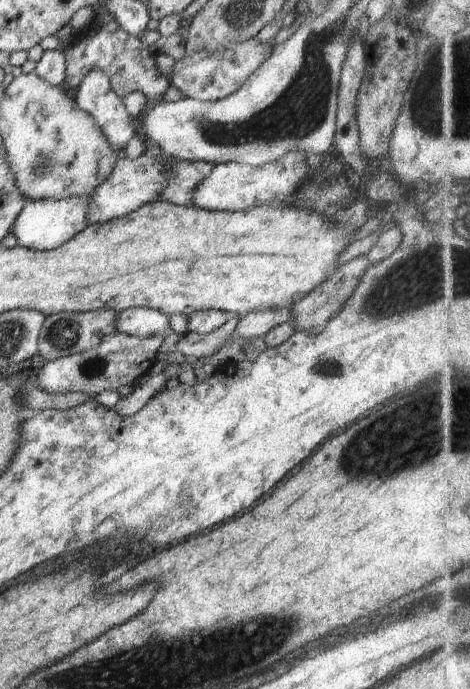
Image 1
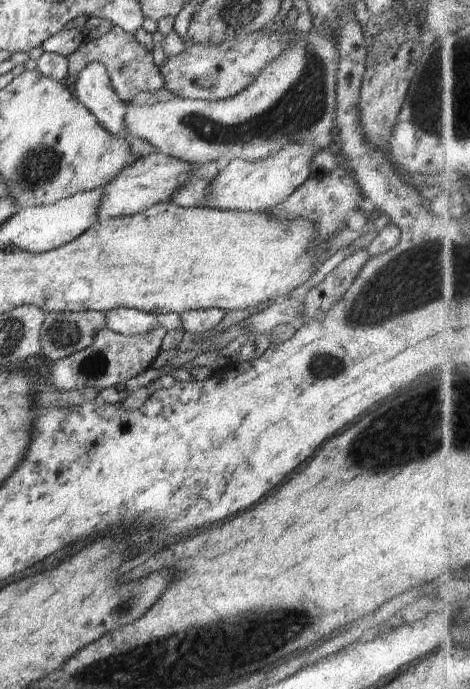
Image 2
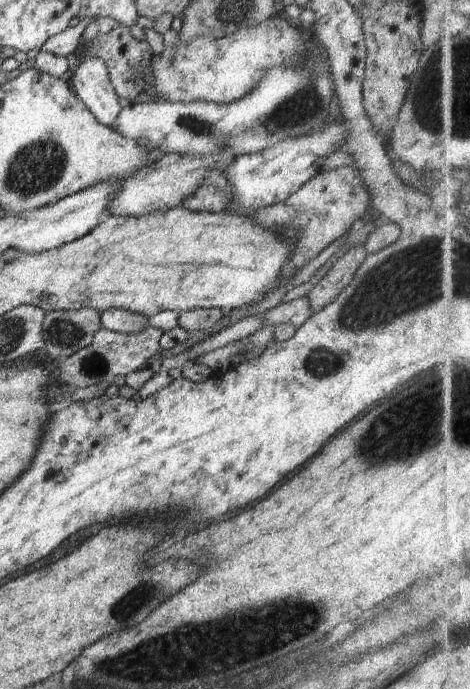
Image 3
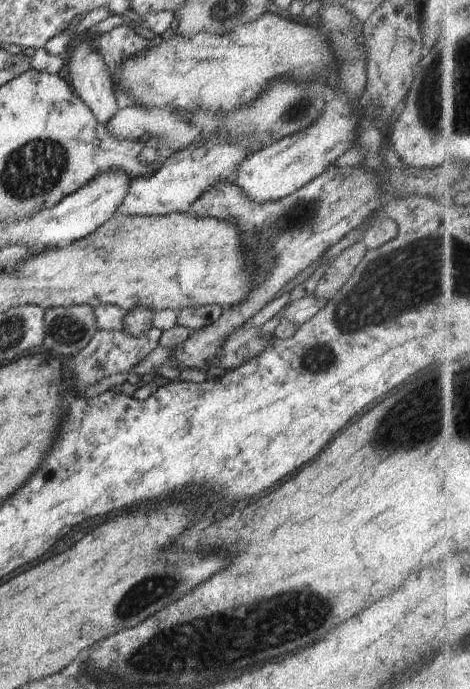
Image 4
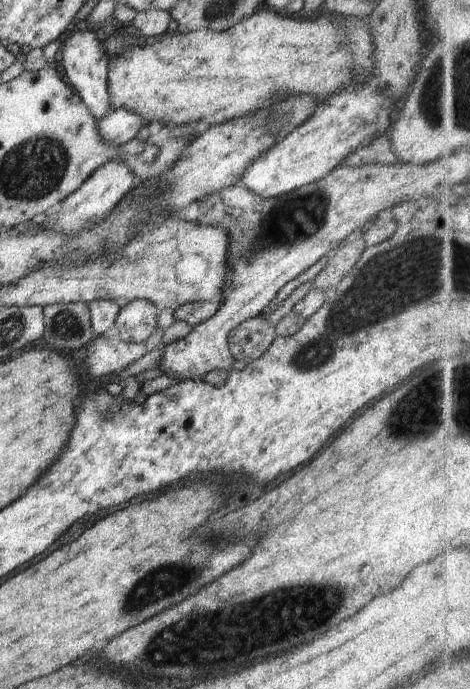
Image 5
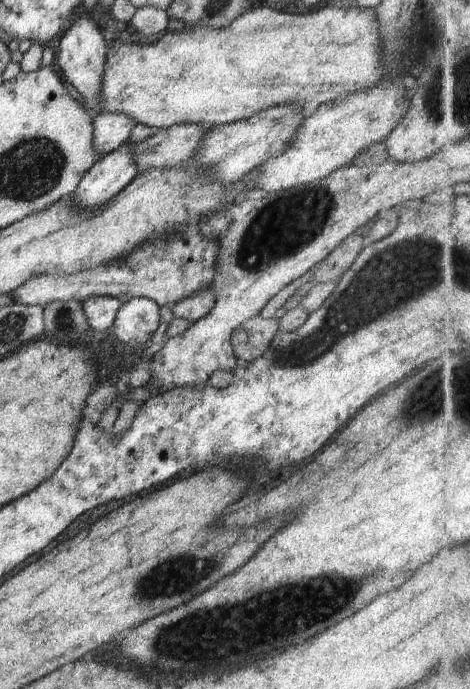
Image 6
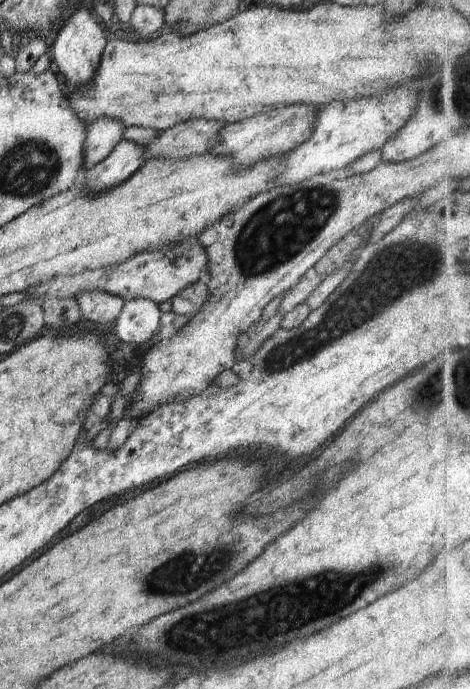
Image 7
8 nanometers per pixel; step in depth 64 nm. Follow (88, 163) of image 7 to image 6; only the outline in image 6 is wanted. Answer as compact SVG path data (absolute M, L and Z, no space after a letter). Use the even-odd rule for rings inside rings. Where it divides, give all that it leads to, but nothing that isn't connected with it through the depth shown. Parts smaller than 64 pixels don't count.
M126 114L93 115L92 136L94 150L98 152L98 156L104 158L122 144L129 143L133 126L132 118L128 118Z

